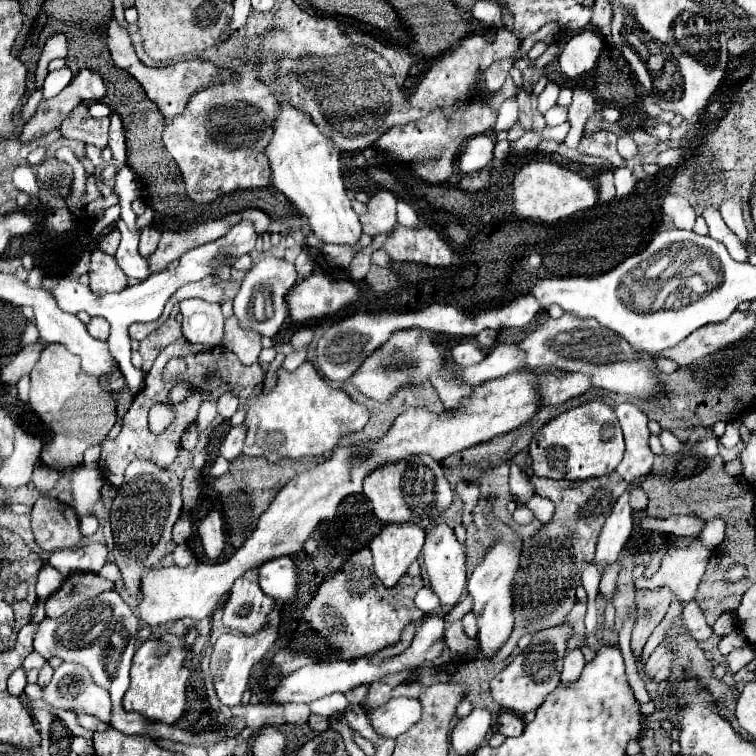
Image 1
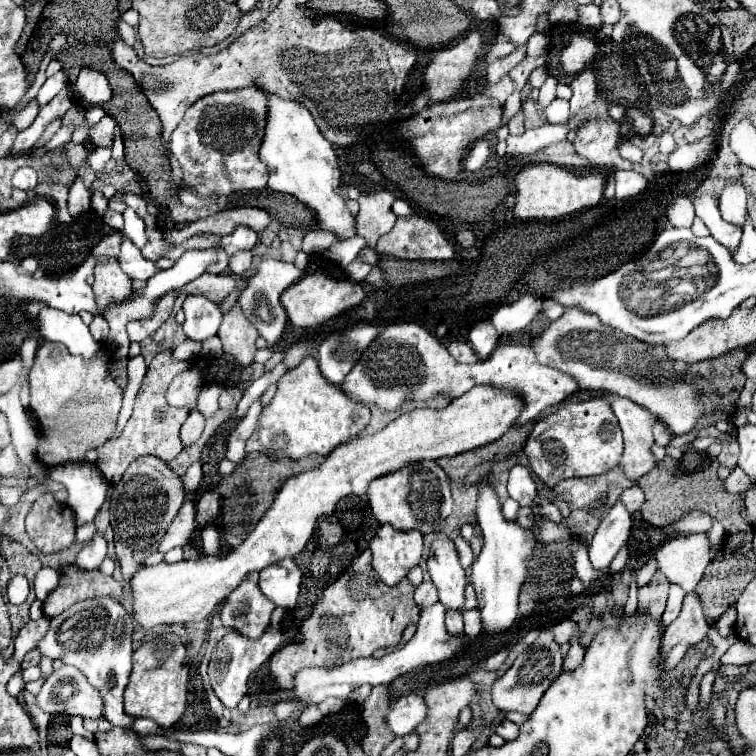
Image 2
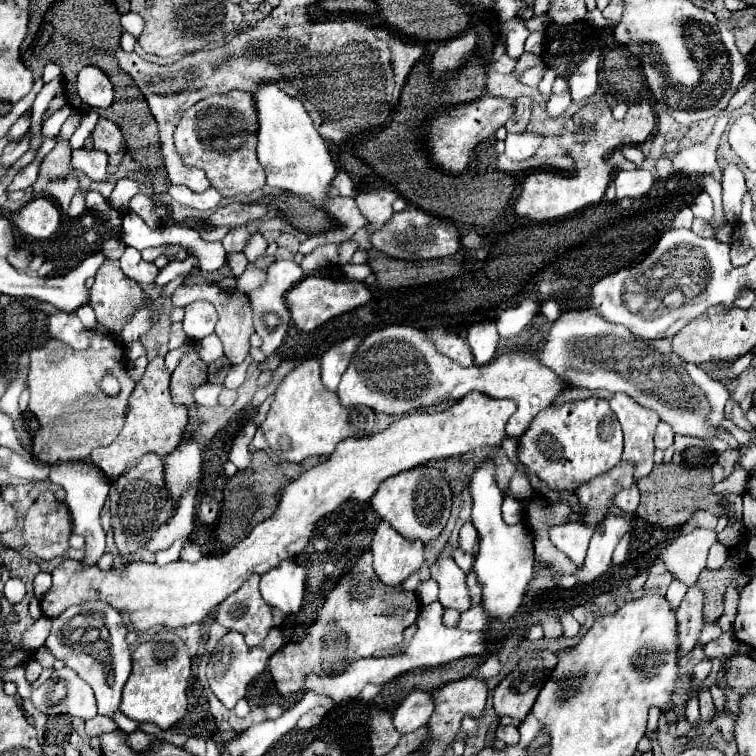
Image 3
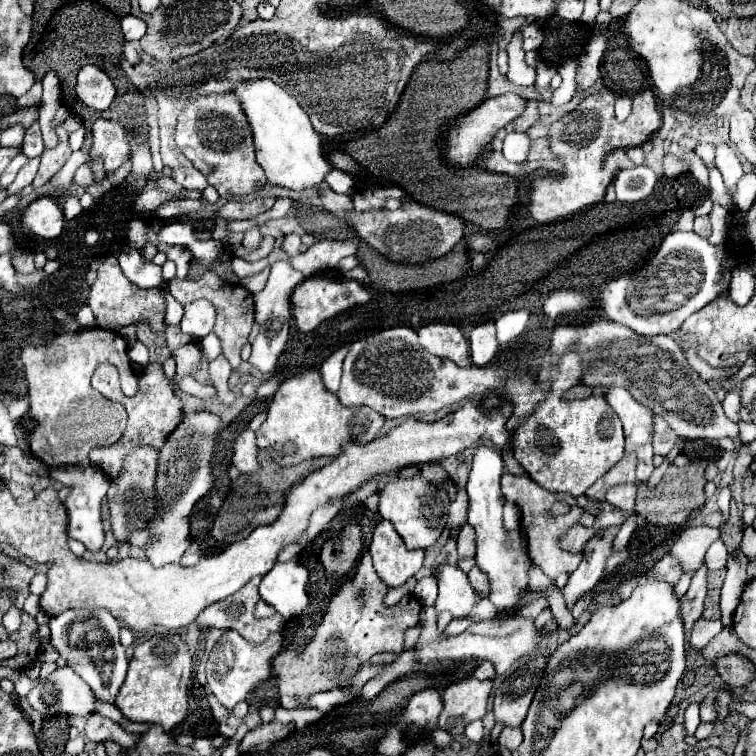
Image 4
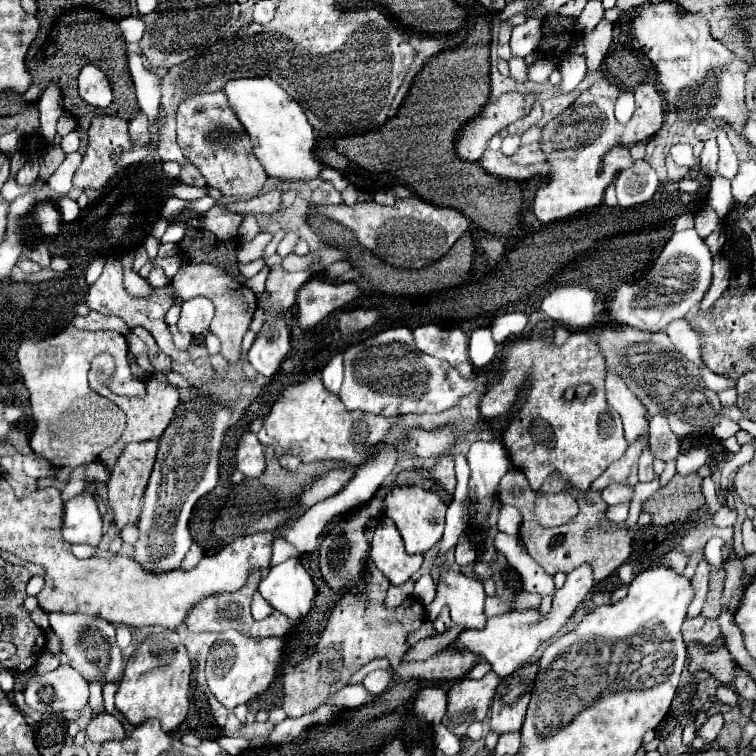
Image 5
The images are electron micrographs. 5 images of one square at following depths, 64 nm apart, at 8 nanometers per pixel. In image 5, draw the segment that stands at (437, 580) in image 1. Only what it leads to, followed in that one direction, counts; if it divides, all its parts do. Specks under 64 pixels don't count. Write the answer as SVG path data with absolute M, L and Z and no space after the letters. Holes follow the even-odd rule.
M444 572L438 582L438 594L430 606L426 606L428 620L438 616L438 610L448 604L452 612L452 622L464 626L466 630L476 630L486 626L484 614L486 592L480 580L466 578L462 572Z

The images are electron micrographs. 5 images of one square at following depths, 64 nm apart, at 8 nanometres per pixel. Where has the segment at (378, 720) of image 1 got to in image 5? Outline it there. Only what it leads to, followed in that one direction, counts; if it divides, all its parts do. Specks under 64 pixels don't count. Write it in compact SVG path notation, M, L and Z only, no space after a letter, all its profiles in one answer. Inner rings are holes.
M426 686L418 692L414 702L414 714L430 724L440 724L448 706L448 694L442 688Z

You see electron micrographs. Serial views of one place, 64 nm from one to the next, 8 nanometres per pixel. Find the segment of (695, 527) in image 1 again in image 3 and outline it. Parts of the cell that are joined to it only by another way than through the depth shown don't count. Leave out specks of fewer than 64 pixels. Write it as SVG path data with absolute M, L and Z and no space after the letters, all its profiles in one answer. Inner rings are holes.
M706 510L696 512L694 520L696 520L698 528L716 528L716 524L718 524L718 518L712 512L706 512Z

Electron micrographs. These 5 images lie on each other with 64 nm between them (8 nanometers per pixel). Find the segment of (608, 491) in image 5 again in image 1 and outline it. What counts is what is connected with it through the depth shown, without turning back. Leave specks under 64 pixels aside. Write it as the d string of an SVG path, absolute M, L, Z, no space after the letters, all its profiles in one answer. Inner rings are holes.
M640 486L632 488L632 492L630 492L630 508L632 510L644 510L646 504L648 504L648 496L644 494L644 490Z

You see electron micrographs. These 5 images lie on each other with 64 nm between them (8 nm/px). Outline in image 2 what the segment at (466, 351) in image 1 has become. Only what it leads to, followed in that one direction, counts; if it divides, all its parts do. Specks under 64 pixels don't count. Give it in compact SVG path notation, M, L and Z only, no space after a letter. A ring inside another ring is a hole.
M452 340L452 342L446 344L446 350L450 352L450 356L456 362L462 362L462 364L474 364L474 362L478 362L478 356L474 354L474 350L472 350L472 346L468 342Z

